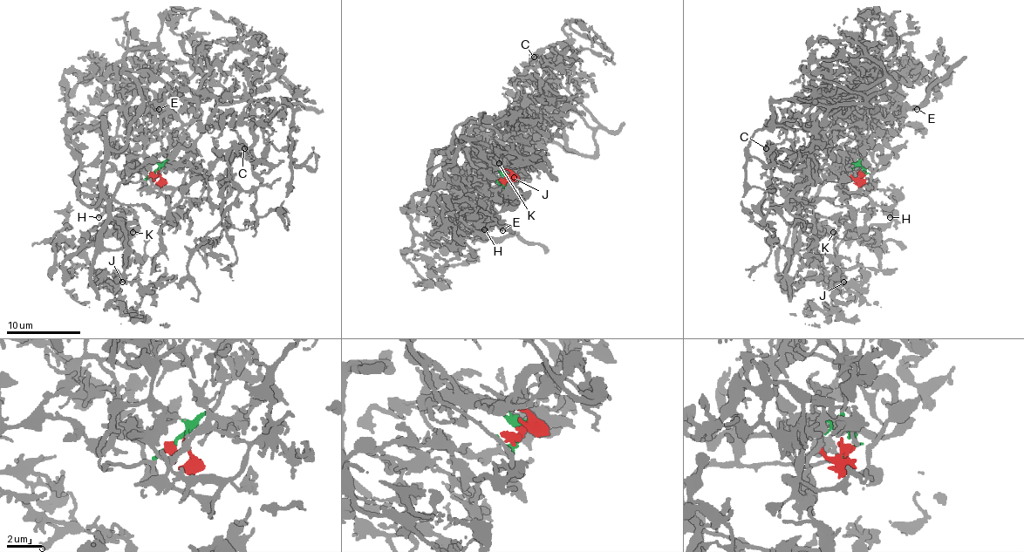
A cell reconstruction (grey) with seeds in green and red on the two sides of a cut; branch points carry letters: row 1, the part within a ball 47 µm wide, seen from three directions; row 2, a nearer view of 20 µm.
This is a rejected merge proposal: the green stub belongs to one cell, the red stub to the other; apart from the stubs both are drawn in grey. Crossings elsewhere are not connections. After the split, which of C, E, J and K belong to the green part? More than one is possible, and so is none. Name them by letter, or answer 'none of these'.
C

